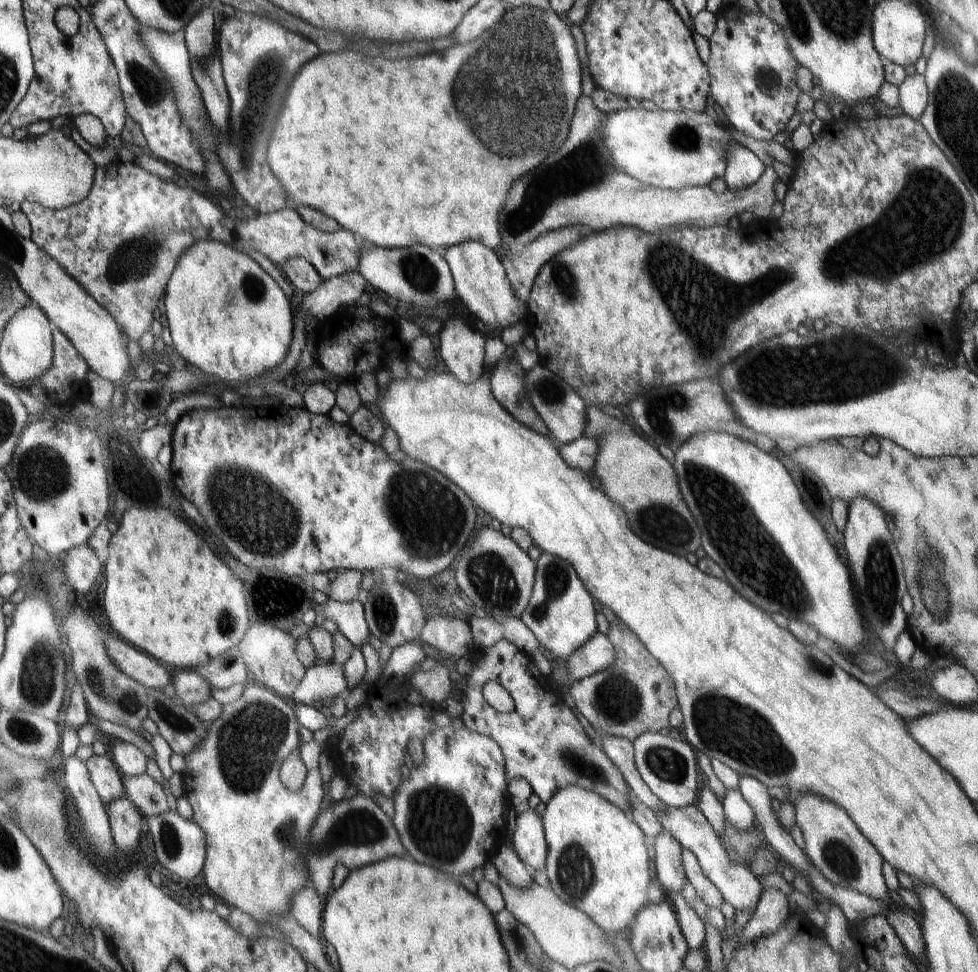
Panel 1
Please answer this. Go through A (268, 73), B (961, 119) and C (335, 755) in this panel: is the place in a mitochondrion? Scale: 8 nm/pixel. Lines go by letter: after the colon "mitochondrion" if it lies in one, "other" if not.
A: mitochondrion
B: mitochondrion
C: other

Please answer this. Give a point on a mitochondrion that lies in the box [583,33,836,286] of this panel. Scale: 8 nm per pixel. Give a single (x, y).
(685, 138)

